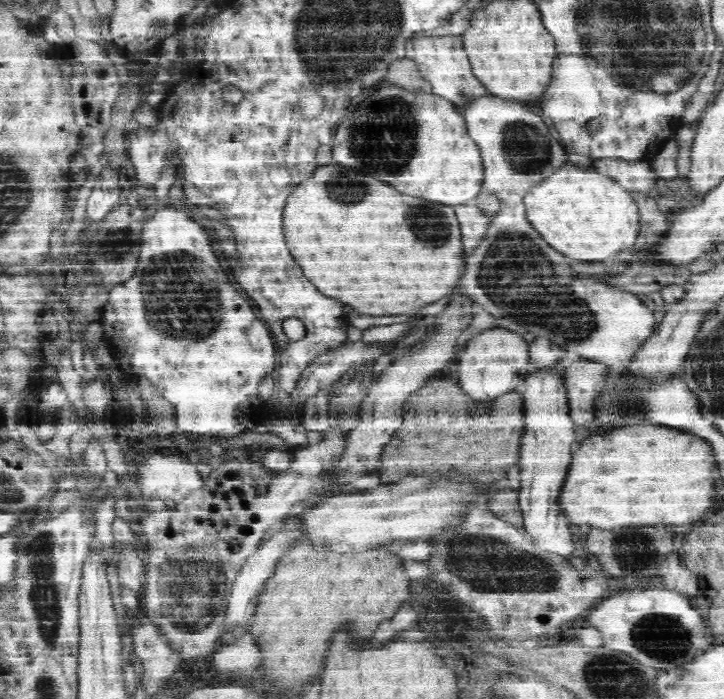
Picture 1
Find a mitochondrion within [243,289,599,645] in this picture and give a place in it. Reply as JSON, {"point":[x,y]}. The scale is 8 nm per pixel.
{"point":[492,564]}

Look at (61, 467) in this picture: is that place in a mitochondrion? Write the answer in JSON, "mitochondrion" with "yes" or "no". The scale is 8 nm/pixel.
{"mitochondrion":"no"}

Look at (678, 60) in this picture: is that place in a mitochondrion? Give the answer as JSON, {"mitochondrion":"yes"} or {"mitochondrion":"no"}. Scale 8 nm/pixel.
{"mitochondrion":"yes"}

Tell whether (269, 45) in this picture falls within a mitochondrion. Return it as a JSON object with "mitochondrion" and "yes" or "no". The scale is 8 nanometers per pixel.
{"mitochondrion":"no"}

